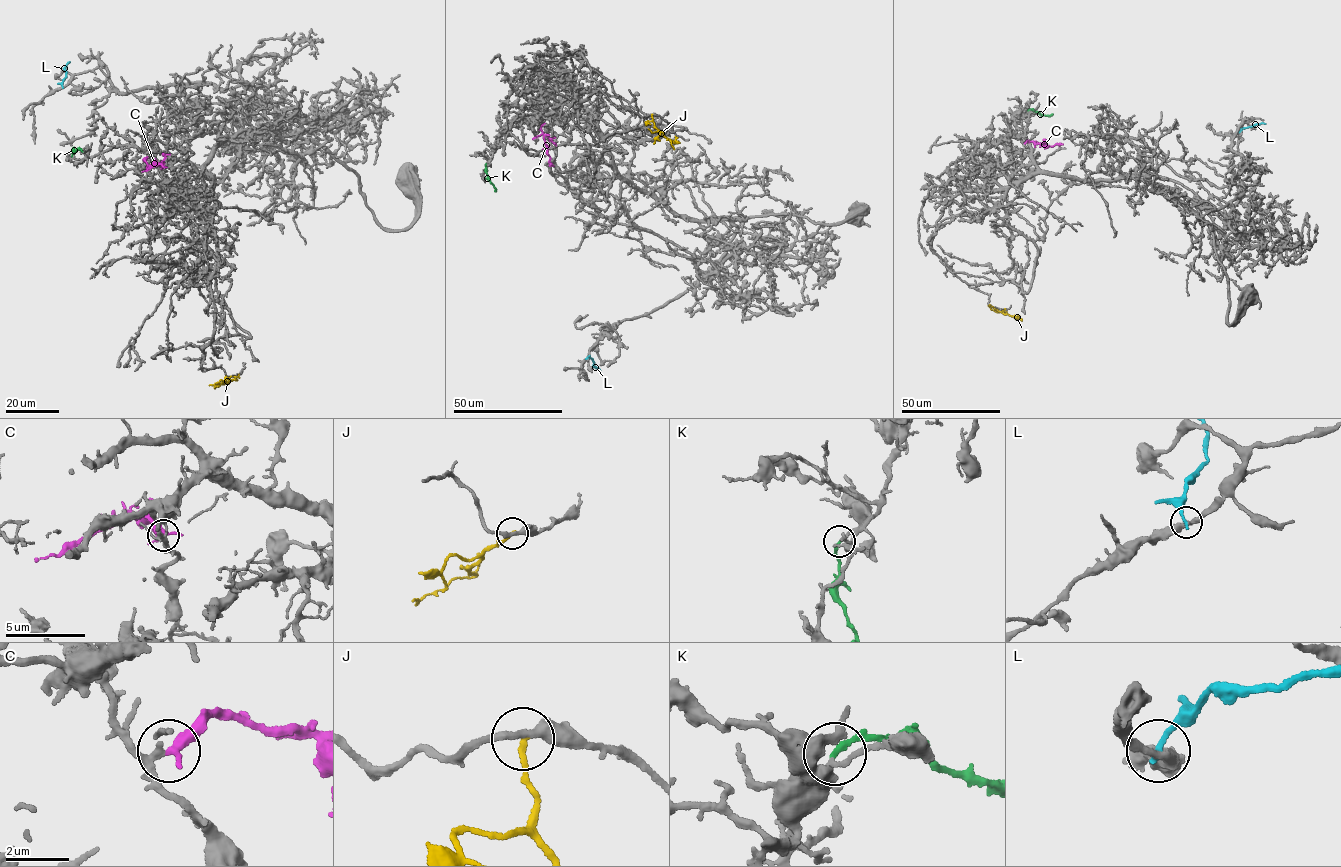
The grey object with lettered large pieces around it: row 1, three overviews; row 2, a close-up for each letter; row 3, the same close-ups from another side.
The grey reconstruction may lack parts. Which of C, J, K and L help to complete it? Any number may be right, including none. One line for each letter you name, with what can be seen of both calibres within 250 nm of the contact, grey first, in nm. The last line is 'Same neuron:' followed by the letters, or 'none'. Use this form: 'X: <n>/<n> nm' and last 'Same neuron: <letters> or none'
C: 220/400 nm
K: 170/180 nm
Same neuron: C, K

